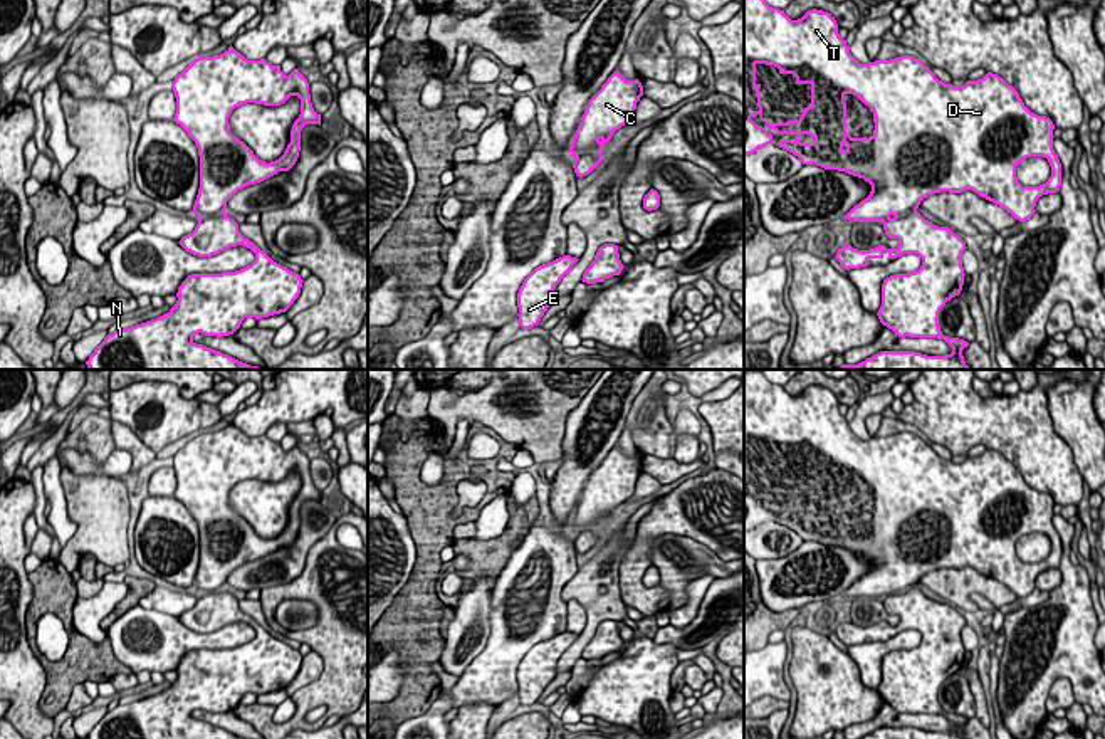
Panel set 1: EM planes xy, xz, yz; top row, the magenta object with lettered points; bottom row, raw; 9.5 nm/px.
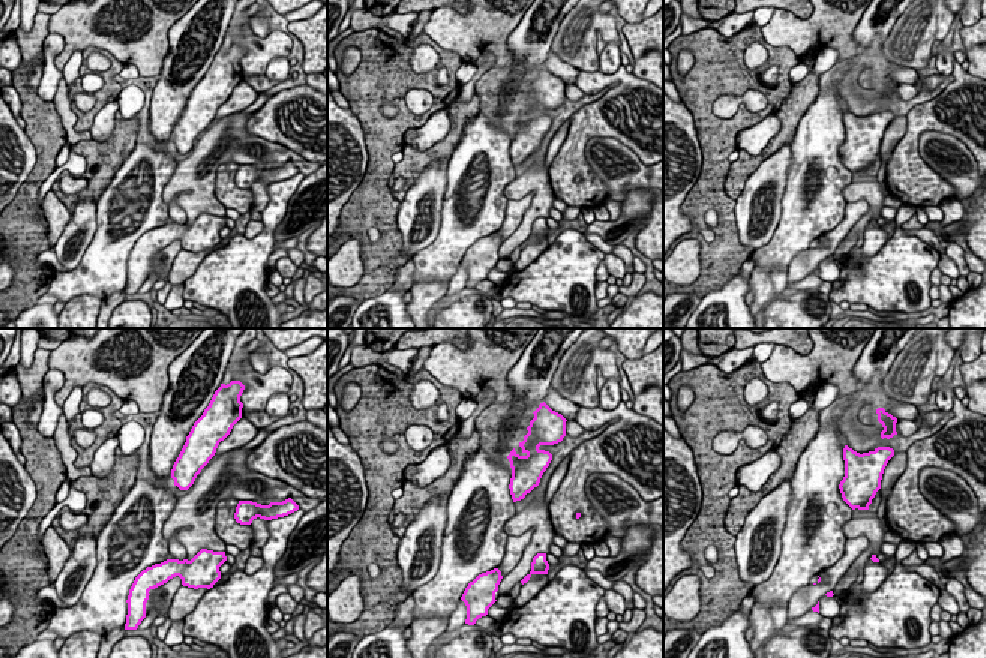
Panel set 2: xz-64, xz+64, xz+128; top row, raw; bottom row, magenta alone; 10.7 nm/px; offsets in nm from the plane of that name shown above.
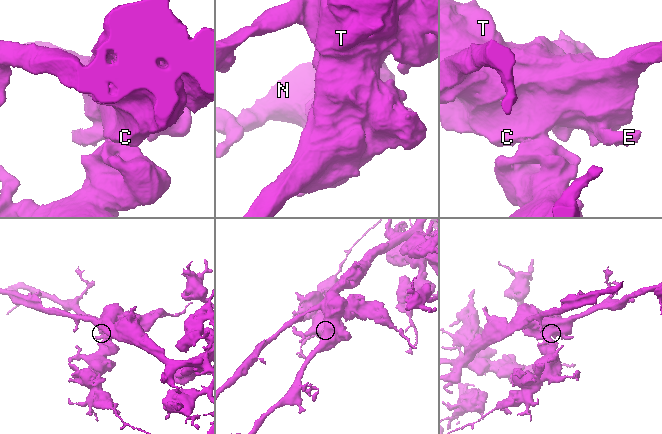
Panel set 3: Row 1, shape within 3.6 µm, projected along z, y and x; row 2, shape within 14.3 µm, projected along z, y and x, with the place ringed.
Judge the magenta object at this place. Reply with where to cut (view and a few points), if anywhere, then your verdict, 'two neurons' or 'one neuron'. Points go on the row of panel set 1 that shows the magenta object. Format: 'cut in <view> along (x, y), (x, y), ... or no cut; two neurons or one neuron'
no cut; one neuron

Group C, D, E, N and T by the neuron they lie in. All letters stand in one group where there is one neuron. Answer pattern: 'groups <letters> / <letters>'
groups C D E N T

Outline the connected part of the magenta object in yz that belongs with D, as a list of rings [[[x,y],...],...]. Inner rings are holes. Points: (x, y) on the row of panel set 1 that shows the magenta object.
[[[744,0],[744,155],[772,144],[772,134],[751,119],[757,114],[762,118],[757,64],[774,66],[779,74],[791,74],[794,84],[811,86],[811,104],[799,119],[764,121],[776,134],[796,136],[794,141],[779,139],[779,148],[798,156],[803,165],[845,171],[868,181],[870,195],[845,218],[882,222],[885,235],[898,240],[897,249],[888,249],[890,259],[903,254],[917,254],[922,259],[919,270],[883,280],[882,306],[877,312],[880,322],[898,338],[937,338],[952,348],[945,356],[880,351],[858,364],[841,364],[835,370],[971,370],[962,356],[969,343],[944,336],[939,326],[940,309],[962,291],[962,252],[967,247],[957,233],[925,220],[917,208],[929,195],[972,190],[1016,220],[1029,220],[1038,198],[1056,193],[1061,186],[1061,163],[1053,149],[1053,121],[1031,113],[1018,91],[998,74],[987,72],[982,79],[952,86],[939,81],[912,55],[860,64],[840,37],[831,13],[813,8],[791,20],[784,10],[769,7],[766,0]],[[846,94],[856,96],[873,113],[875,129],[870,138],[851,138],[846,133]],[[1031,156],[1043,156],[1051,166],[1051,176],[1040,186],[1023,186],[1016,176],[1016,166]]]

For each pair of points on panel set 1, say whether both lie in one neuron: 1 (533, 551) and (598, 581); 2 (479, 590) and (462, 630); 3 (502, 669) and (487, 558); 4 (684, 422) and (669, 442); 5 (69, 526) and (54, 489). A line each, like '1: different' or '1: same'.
1: different
2: same
3: different
4: same
5: same

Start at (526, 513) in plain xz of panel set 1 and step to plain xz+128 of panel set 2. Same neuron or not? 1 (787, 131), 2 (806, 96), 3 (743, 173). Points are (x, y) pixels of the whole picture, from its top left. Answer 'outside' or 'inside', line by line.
1: inside
2: inside
3: inside

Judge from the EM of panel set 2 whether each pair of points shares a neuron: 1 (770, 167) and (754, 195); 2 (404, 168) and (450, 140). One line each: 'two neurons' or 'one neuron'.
1: one neuron
2: one neuron

